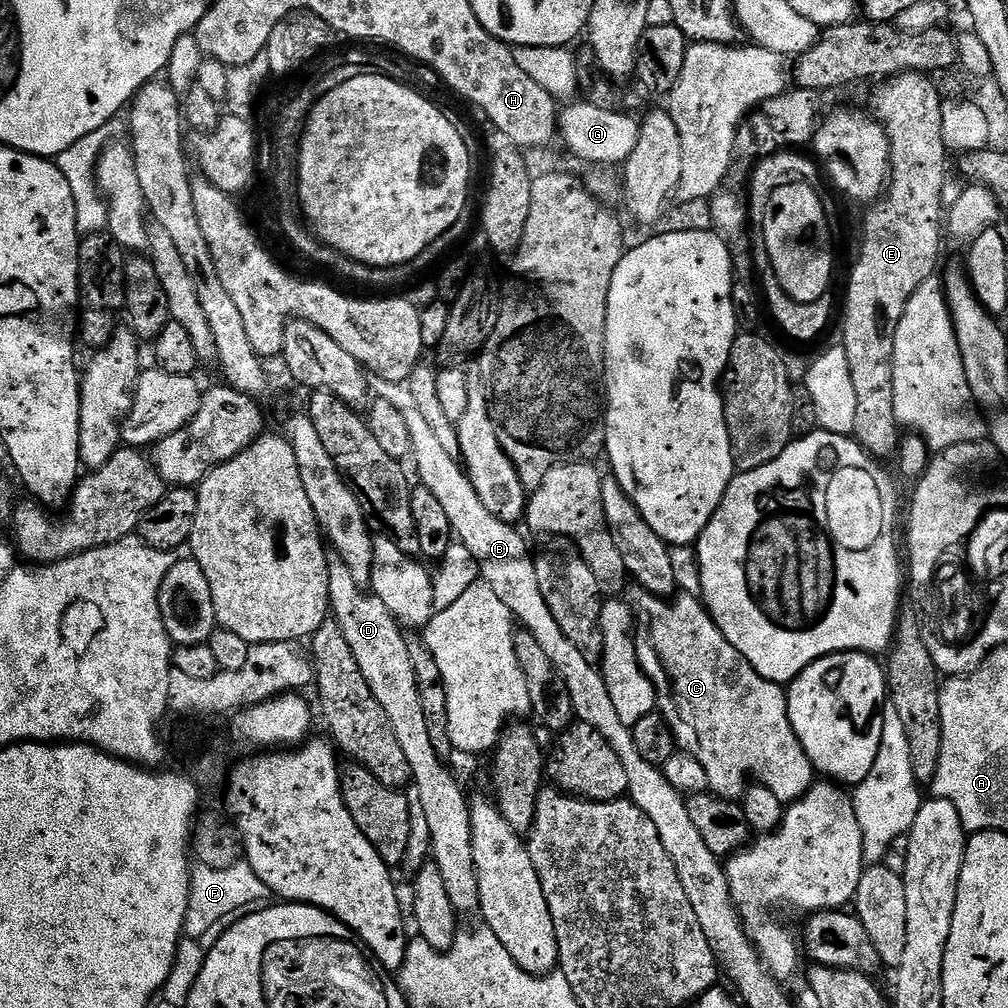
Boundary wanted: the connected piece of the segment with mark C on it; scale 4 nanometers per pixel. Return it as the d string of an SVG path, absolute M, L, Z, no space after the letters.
M632 586L627 589L626 599L636 619L634 635L636 637L638 662L645 674L652 679L652 685L656 688L658 711L670 726L670 730L676 739L677 749L682 752L689 752L691 756L698 758L698 762L702 762L702 770L706 770L711 795L718 796L721 800L729 802L739 801L749 787L750 779L748 780L748 775L752 775L751 779L755 783L765 784L770 790L774 790L774 794L779 800L795 802L801 796L805 796L814 783L814 769L806 750L802 748L802 742L798 740L798 734L794 734L794 730L790 726L787 691L781 685L762 678L762 674L758 674L758 670L754 670L754 666L750 666L750 662L746 662L746 658L742 658L742 654L738 654L738 650L734 650L734 646L730 646L730 642L724 637L722 630L718 630L718 626L712 621L712 615L708 613L707 608L697 597L676 594L671 598L664 599L656 596L653 592L646 591L642 587Z

